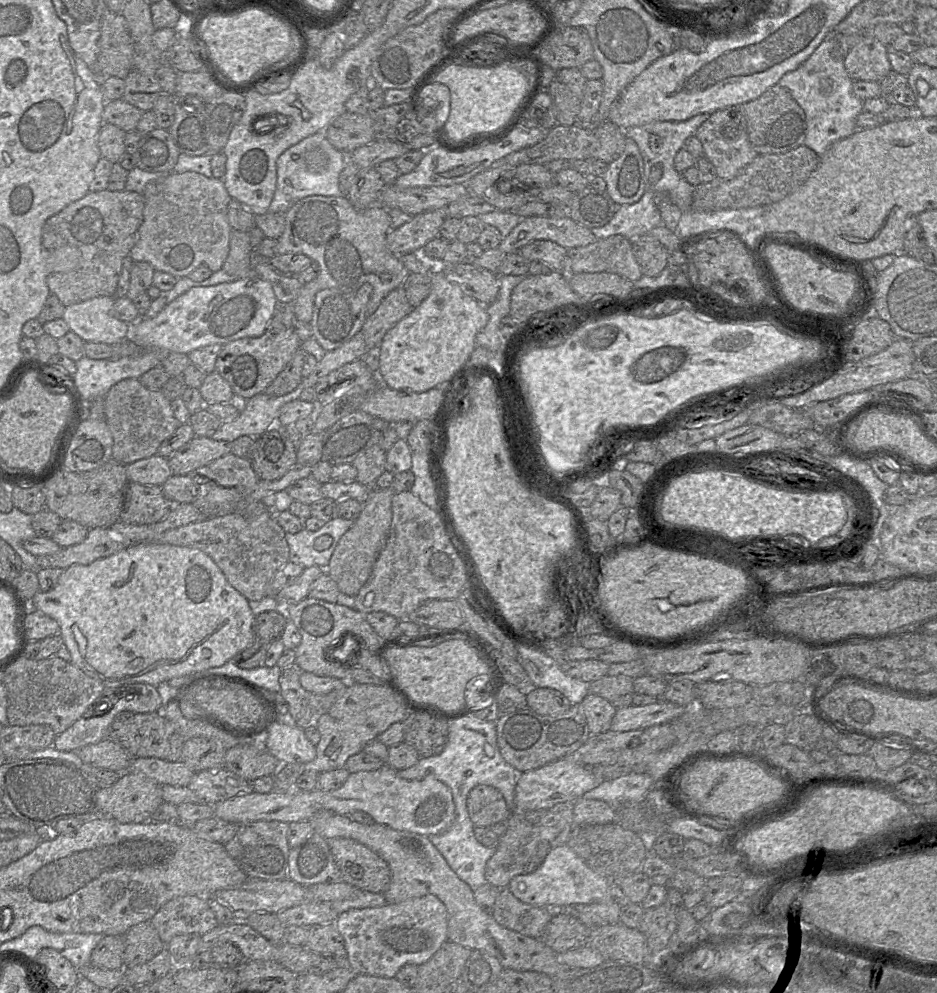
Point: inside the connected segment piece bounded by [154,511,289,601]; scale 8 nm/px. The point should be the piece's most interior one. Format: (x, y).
(249, 551)

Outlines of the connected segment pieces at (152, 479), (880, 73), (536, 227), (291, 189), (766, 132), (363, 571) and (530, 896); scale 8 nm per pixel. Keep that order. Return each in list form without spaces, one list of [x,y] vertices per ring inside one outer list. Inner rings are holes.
[[[154,454],[126,465],[129,481],[161,485],[172,475],[169,457]]]
[[[872,35],[864,36],[844,57],[844,66],[853,81],[880,82],[891,70],[888,46]]]
[[[529,216],[502,239],[498,248],[510,254],[536,240],[552,241],[569,250],[590,245],[597,238],[591,229],[567,217]]]
[[[324,132],[304,138],[277,159],[277,182],[268,212],[284,214],[298,200],[313,195],[342,196],[339,176],[347,155],[331,145]]]
[[[779,84],[767,89],[760,97],[740,105],[746,119],[749,141],[758,154],[781,154],[804,145],[806,116],[790,92]]]
[[[374,484],[371,496],[363,503],[362,512],[353,526],[340,538],[325,569],[325,572],[337,583],[340,592],[356,596],[368,580],[373,565],[386,544],[392,521],[391,503],[394,494],[391,488],[378,489]]]
[[[567,844],[552,849],[543,863],[529,874],[513,877],[508,889],[520,901],[535,907],[546,907],[553,911],[564,911],[568,905],[591,904],[617,898],[617,883],[593,871]]]

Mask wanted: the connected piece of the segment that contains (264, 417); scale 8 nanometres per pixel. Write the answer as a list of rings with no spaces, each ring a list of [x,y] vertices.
[[[304,378],[292,392],[271,397],[265,393],[255,395],[241,403],[239,416],[230,422],[222,422],[212,438],[218,441],[232,443],[241,436],[258,438],[277,424],[278,415],[282,406],[300,398],[304,390]]]

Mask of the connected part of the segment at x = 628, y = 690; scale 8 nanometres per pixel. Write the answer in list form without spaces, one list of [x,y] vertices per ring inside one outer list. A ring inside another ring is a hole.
[[[606,675],[590,683],[589,693],[606,699],[616,708],[627,707],[632,705],[635,694],[633,681],[633,678],[625,675]]]

